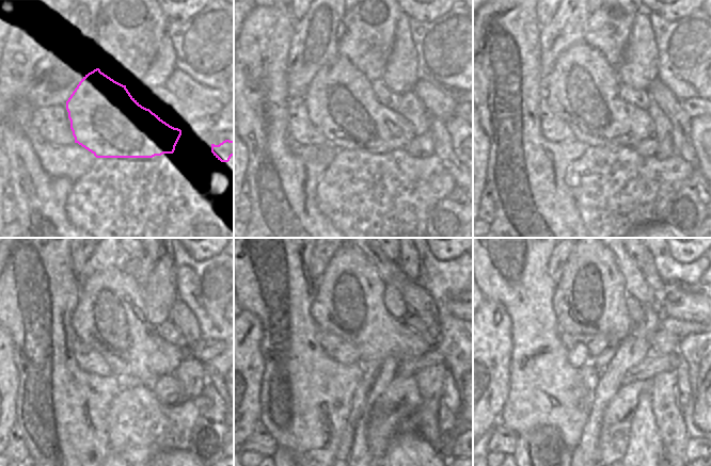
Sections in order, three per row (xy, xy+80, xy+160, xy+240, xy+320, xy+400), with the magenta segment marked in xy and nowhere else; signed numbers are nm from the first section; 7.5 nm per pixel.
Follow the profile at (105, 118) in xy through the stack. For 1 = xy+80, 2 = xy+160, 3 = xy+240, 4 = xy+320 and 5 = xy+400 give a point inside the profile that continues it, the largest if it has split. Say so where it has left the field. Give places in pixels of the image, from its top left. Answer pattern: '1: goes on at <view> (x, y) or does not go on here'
1: goes on at xy+80 (341, 102)
2: goes on at xy+160 (583, 91)
3: goes on at xy+240 (109, 317)
4: goes on at xy+320 (348, 303)
5: goes on at xy+400 (589, 299)

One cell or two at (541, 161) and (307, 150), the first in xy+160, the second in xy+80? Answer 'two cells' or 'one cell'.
two cells

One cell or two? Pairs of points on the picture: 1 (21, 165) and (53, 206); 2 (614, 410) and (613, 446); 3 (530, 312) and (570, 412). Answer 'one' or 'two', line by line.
1: one
2: one
3: one

